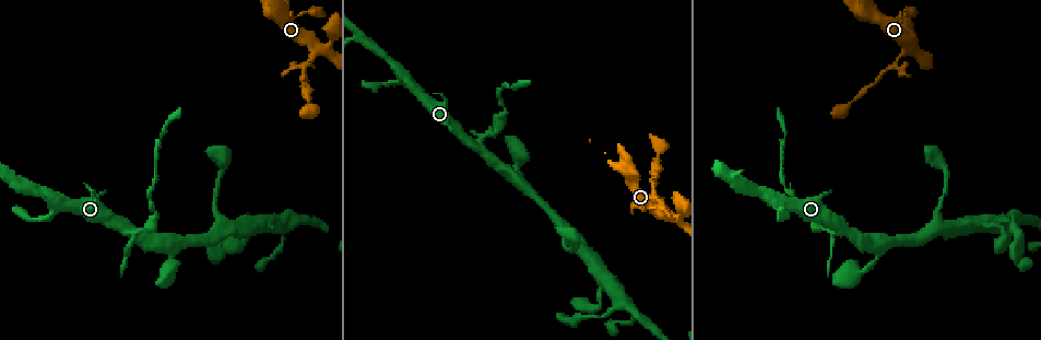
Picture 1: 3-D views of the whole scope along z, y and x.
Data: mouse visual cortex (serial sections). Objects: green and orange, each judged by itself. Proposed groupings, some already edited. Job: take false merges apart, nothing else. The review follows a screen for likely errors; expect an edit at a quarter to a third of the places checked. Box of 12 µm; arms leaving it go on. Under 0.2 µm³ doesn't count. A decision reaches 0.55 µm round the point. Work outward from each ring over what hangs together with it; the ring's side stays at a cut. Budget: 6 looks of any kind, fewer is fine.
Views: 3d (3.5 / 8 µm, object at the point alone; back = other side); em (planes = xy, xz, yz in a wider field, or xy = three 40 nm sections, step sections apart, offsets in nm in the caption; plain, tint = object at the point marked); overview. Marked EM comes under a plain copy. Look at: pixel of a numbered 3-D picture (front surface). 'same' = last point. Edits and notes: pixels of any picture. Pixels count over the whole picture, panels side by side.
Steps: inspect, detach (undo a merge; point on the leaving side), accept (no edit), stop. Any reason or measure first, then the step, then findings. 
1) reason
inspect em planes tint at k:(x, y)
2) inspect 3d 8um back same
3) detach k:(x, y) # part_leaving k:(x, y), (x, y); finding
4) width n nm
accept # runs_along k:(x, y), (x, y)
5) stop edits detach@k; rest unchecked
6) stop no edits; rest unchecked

sharp bend
inspect 3d 8um at 1:(904, 52)

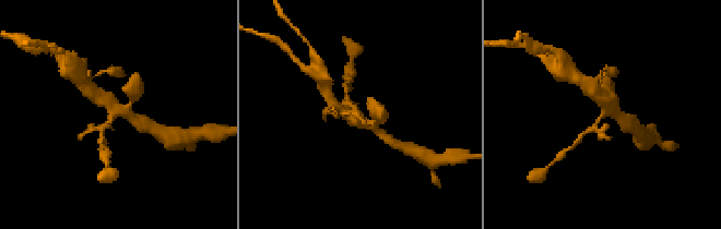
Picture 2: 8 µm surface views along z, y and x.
now the EM
inspect em planes tint at 2:(606, 112)

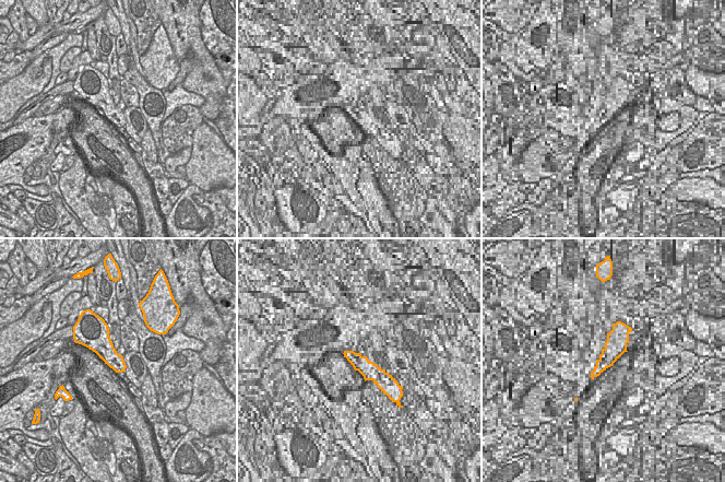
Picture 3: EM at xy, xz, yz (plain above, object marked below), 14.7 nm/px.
detach 2:(91, 127) # part_leaving 2:(111, 118), (103, 130), (103, 148); two cells meet here

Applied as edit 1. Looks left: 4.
redraw
inspect overview

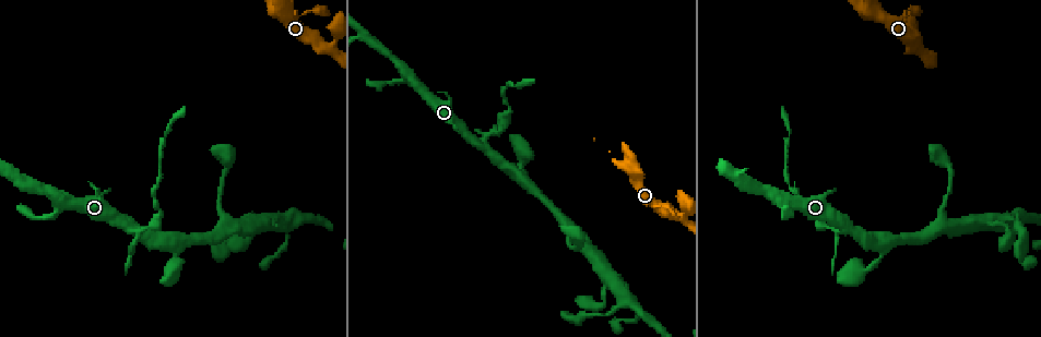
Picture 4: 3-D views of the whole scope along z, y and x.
abrupt turn
inspect 3d 3.5um at 4:(132, 227)

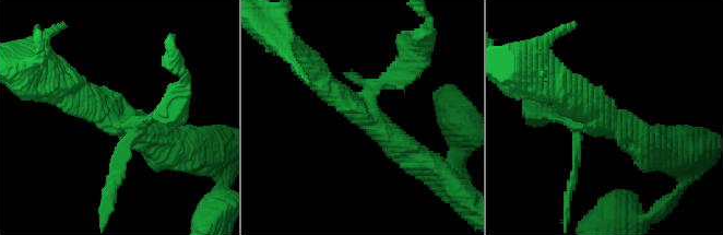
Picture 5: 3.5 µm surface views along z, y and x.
inspect em xy step 1 tint at 5:(357, 111)

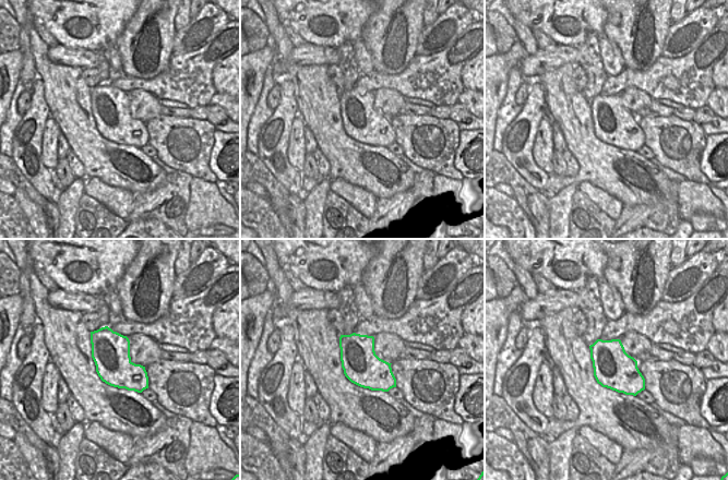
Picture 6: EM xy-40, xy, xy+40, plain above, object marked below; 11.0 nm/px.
detach 5:(528, 114) # part_leaving 5:(392, 82), (419, 57), (429, 23); two cells meet here

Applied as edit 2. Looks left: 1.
stop edits detach@2, detach@5; rest unchecked

